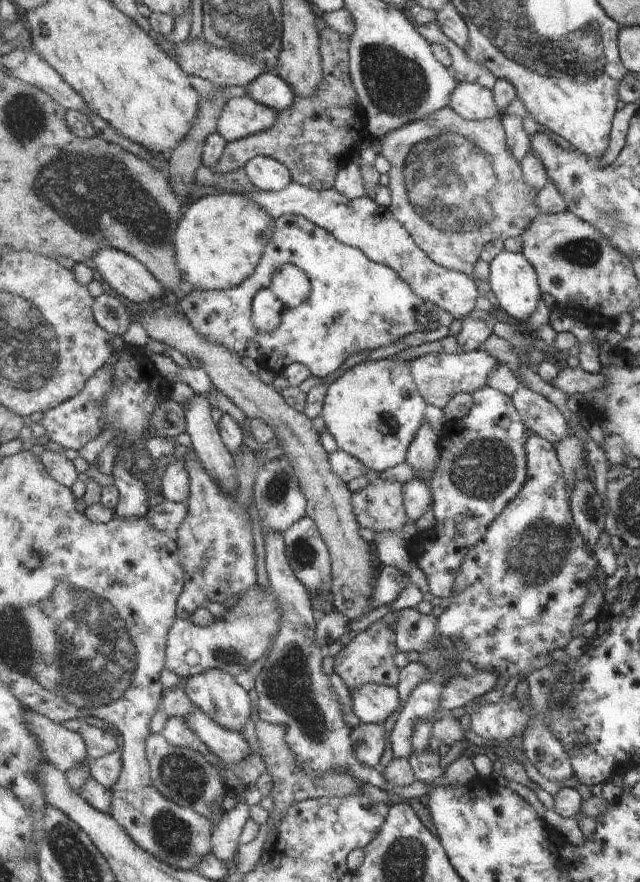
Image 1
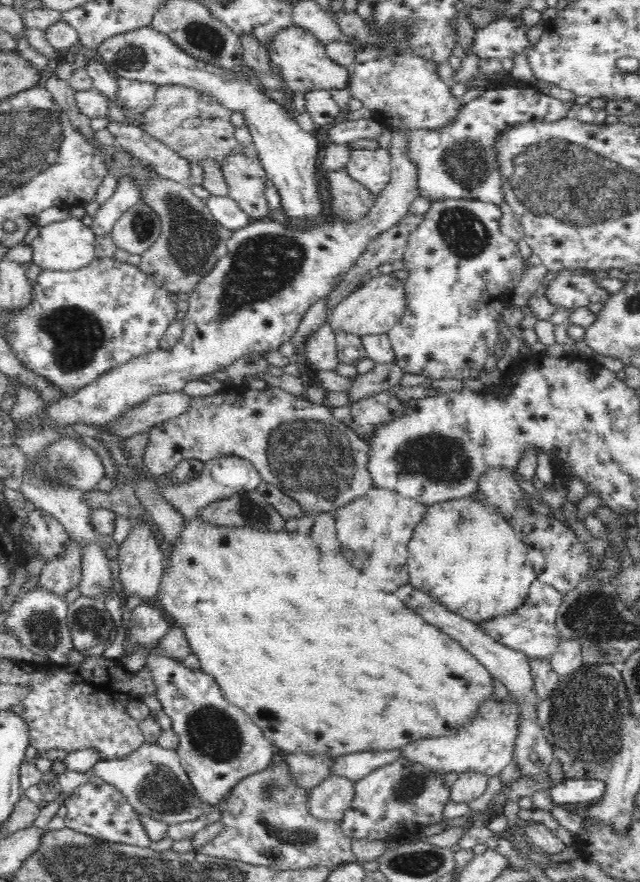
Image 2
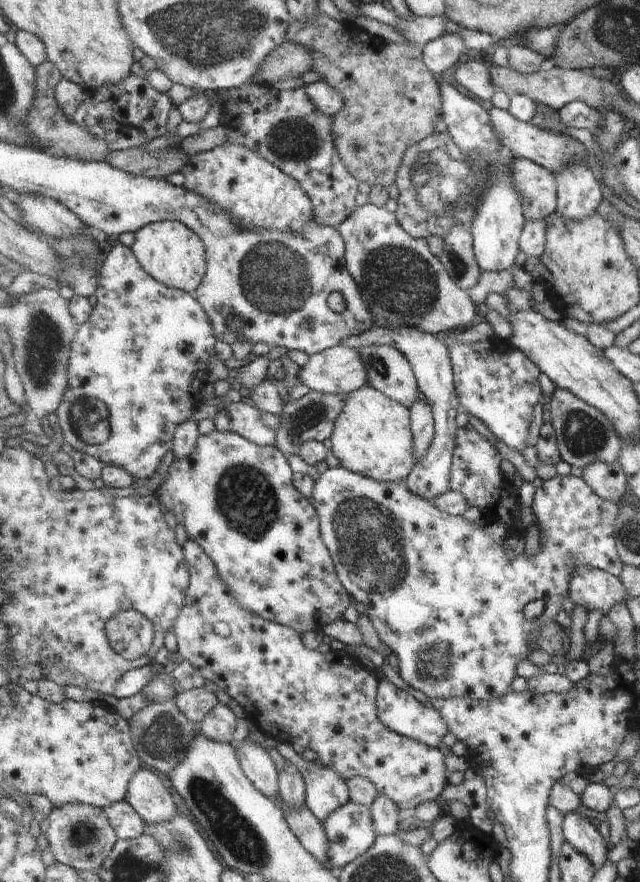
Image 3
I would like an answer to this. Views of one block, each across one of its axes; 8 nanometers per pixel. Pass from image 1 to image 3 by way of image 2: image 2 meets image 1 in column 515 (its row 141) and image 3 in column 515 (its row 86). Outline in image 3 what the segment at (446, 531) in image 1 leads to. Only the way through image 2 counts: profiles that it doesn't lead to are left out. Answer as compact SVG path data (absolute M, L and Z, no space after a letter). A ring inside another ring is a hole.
M471 424L464 425L458 430L450 470L449 488L451 491L463 494L467 499L468 508L477 508L481 516L485 519L488 518L489 522L502 522L507 532L506 537L521 535L524 538L525 528L537 524L535 513L531 511L531 508L522 508L518 496L503 476L501 454L495 445L485 440ZM503 512L509 513L503 514ZM511 524L514 527L511 527Z

